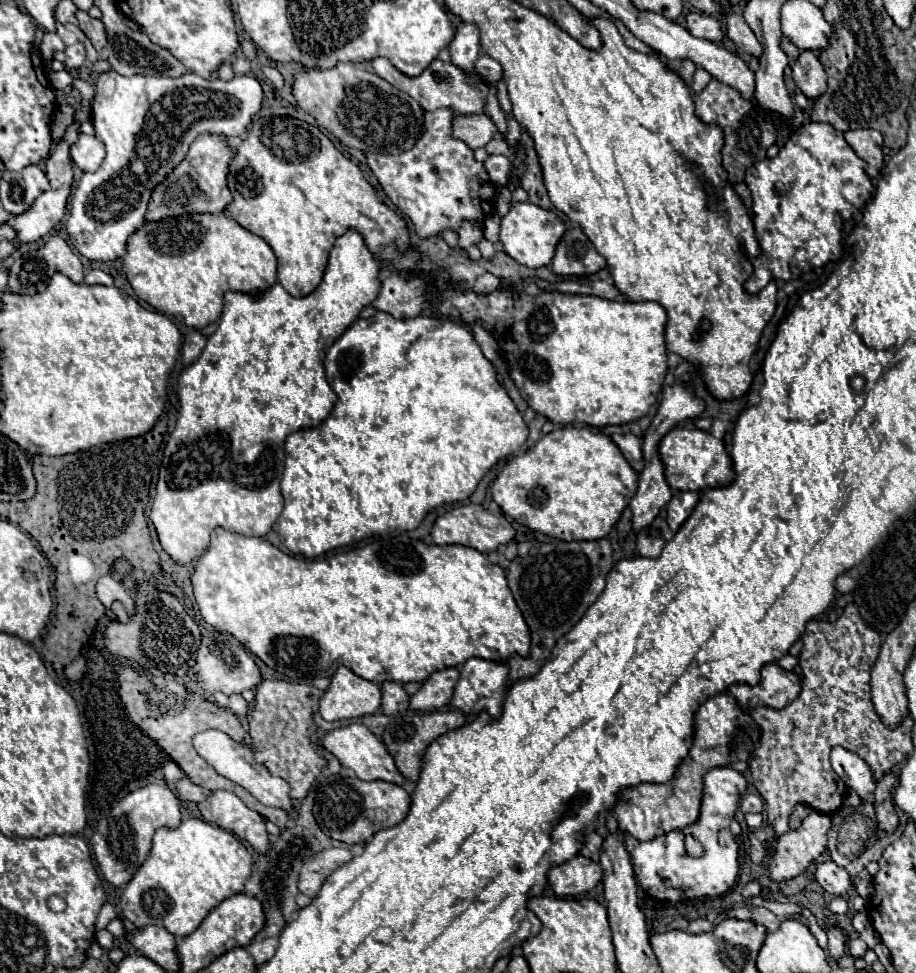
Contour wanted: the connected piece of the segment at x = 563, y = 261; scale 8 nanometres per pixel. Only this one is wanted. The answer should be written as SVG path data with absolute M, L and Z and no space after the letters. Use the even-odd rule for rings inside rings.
M569 228L559 242L551 268L557 276L589 276L605 268L605 258L595 250L581 228Z

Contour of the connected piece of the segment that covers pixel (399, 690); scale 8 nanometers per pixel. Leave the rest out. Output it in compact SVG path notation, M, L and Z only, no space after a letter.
M383 682L383 702L381 712L391 716L409 708L409 694L397 682Z

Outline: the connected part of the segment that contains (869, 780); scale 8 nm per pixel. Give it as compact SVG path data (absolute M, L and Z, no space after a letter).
M833 746L831 748L831 766L839 774L839 778L849 788L853 788L861 798L869 798L873 794L873 790L875 790L873 774L871 774L867 762L859 754L855 754L843 746Z

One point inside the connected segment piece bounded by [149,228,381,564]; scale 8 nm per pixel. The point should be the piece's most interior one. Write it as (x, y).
(261, 376)

